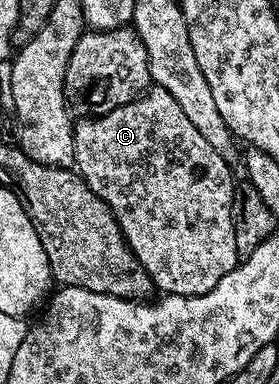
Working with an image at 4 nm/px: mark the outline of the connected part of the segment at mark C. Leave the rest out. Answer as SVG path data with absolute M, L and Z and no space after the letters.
M153 86L139 99L133 100L127 106L119 106L111 110L106 116L78 119L73 130L73 137L75 138L73 163L76 171L87 182L89 189L99 198L103 198L103 202L107 202L107 206L119 222L122 234L125 235L126 244L129 245L129 249L133 251L138 262L147 270L156 289L170 296L202 296L215 286L219 286L219 278L223 278L232 268L237 267L239 245L235 238L235 226L233 225L233 190L235 187L233 172L229 169L229 164L225 161L226 157L222 152L215 150L215 146L211 146L211 142L207 142L207 138L203 138L203 134L195 130L195 126L191 126L187 114L183 114L183 106L179 106L179 102L175 102L175 98L167 94L167 90Z

